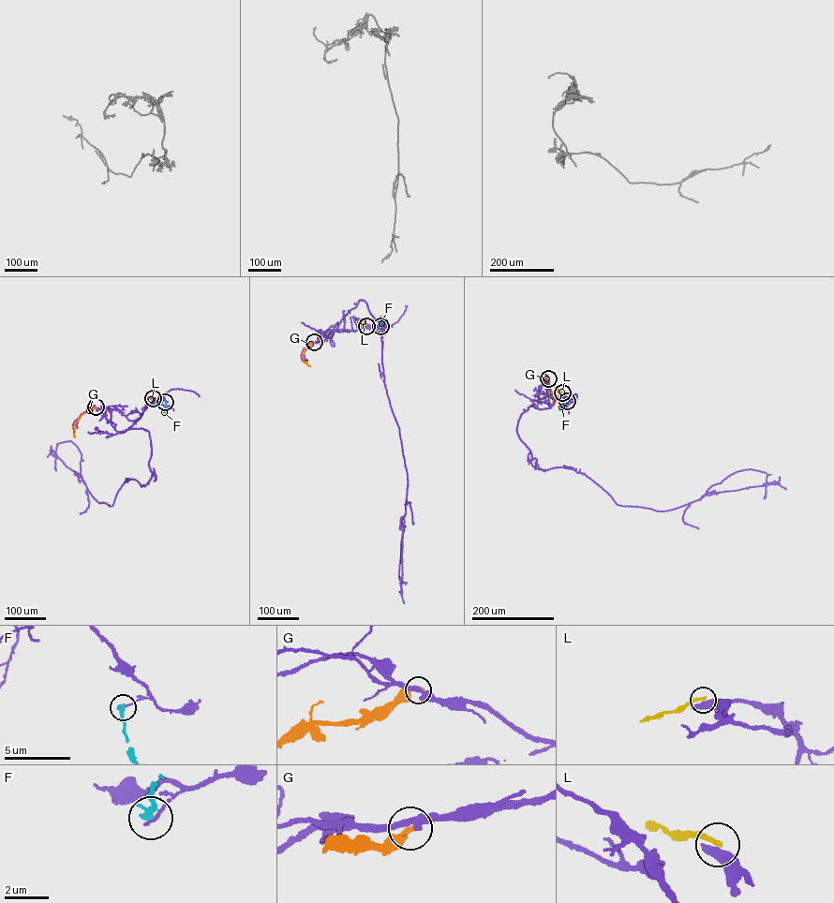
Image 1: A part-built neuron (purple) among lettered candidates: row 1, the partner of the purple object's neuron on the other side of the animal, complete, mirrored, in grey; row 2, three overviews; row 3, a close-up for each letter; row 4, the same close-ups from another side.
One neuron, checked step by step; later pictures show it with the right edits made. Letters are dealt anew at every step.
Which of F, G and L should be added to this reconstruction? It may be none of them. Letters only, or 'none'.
none

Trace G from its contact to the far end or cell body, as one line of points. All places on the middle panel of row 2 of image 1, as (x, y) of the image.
G: (314, 342), (307, 345), (302, 356), (304, 362), (310, 366)

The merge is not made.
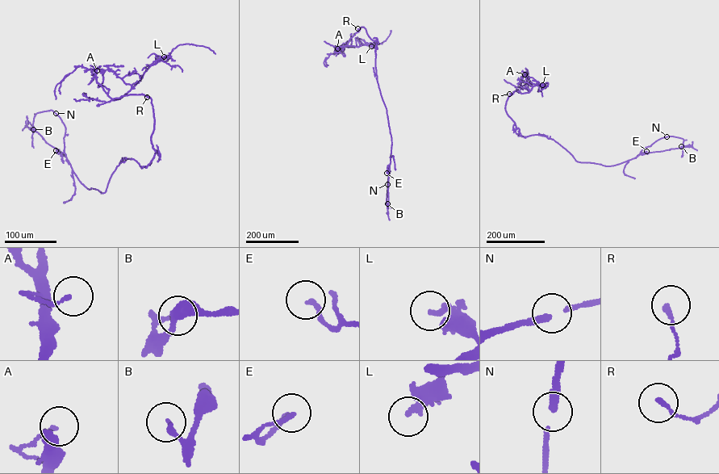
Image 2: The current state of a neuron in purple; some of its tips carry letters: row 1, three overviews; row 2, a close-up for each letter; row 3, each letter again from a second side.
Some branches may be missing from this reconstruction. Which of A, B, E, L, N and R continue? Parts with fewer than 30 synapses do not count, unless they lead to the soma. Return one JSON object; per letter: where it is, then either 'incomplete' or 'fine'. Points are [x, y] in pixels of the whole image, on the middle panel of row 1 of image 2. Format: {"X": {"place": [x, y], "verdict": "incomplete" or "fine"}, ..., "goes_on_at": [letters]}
{"A": {"place": [337, 48], "verdict": "fine"}, "B": {"place": [387, 203], "verdict": "fine"}, "E": {"place": [386, 173], "verdict": "fine"}, "L": {"place": [371, 46], "verdict": "fine"}, "N": {"place": [387, 184], "verdict": "fine"}, "R": {"place": [357, 28], "verdict": "fine"}, "goes_on_at": []}

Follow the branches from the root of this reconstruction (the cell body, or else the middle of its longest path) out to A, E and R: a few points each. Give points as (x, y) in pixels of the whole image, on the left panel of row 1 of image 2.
A: (103, 71), (102, 83), (98, 86), (100, 85), (109, 89), (107, 94), (97, 81), (97, 70)
E: (103, 71), (98, 87), (111, 98), (151, 98), (157, 153), (147, 165), (120, 161), (101, 193), (56, 150)
R: (103, 71), (102, 83), (98, 87), (100, 85), (109, 90), (108, 95), (111, 98), (130, 94), (147, 97)

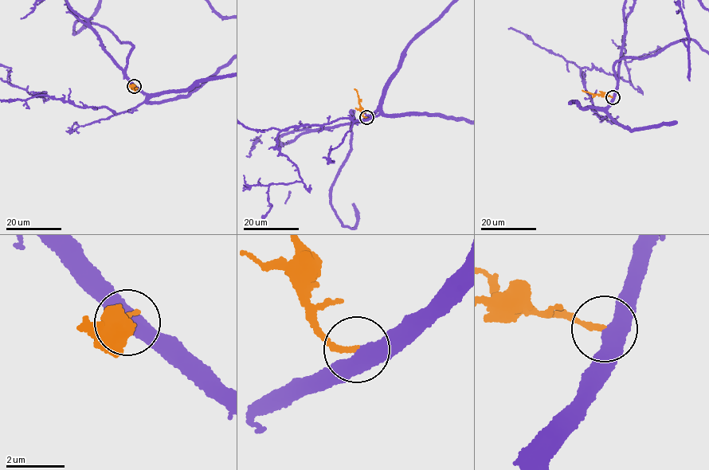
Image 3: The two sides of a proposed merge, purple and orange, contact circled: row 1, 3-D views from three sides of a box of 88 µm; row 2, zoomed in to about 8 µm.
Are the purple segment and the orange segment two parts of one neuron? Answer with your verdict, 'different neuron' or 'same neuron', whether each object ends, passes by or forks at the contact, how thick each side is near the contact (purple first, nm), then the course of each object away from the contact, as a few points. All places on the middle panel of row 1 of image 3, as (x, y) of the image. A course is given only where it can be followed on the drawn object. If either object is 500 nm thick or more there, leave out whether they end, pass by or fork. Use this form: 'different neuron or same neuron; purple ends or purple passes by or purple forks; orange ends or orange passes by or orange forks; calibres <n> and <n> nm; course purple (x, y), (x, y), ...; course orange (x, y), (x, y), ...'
different neuron; purple passes by; orange ends; calibres 480 and 180 nm; course purple (366, 117), (358, 122), (350, 111), (350, 150), (332, 185), (334, 211), (352, 229), (351, 201), (323, 163); course orange (366, 117), (362, 115), (357, 91), (354, 89)

